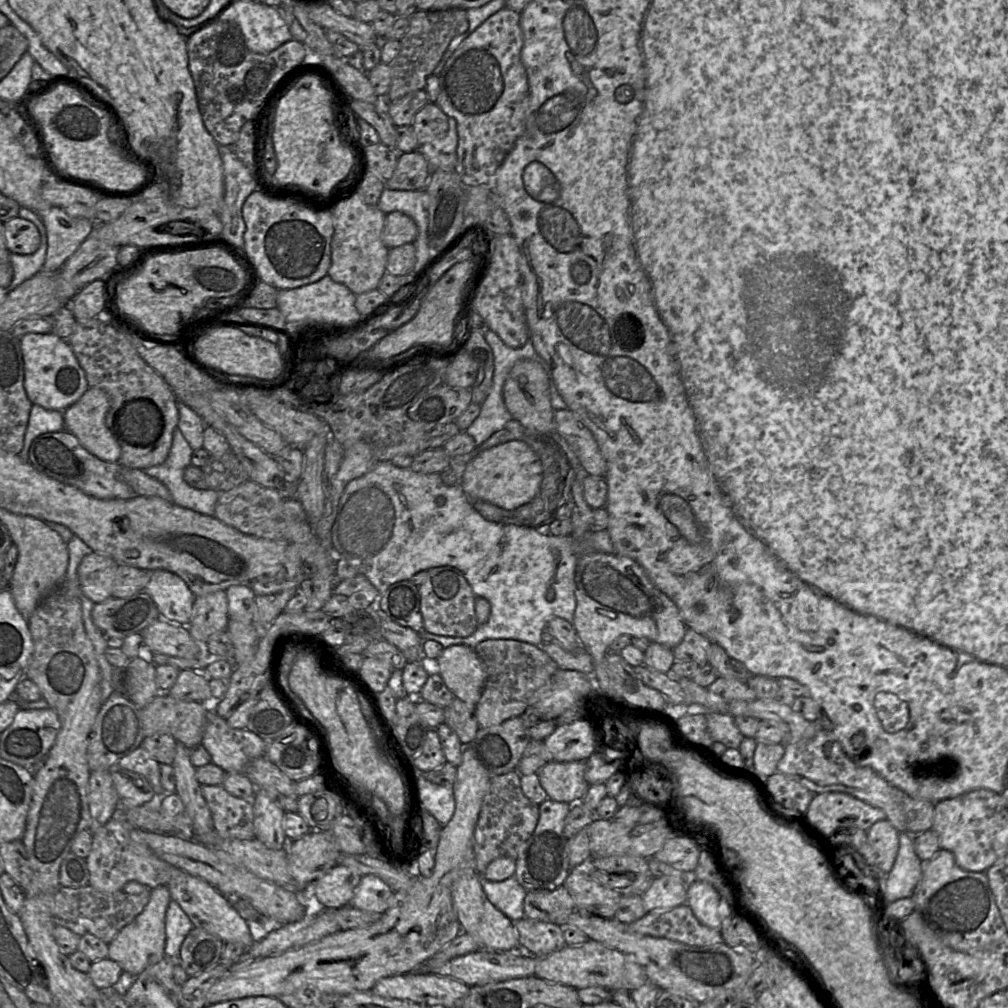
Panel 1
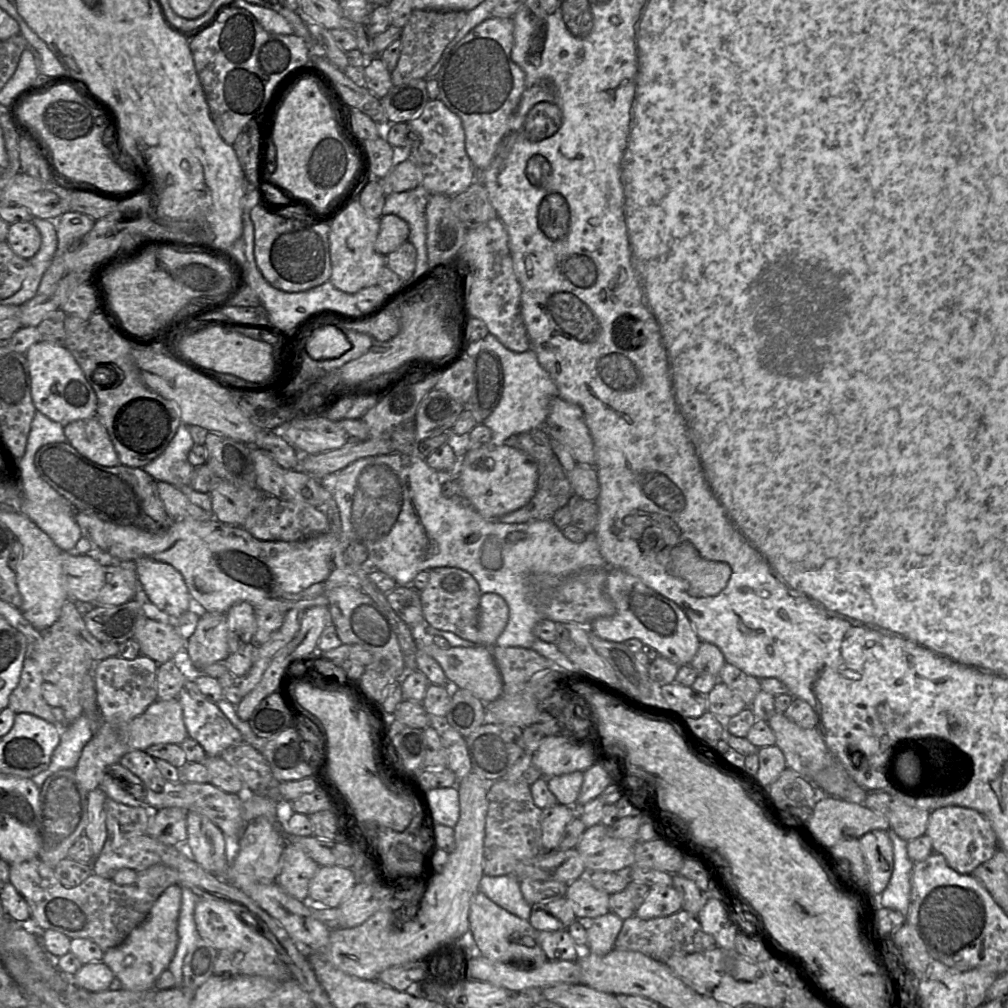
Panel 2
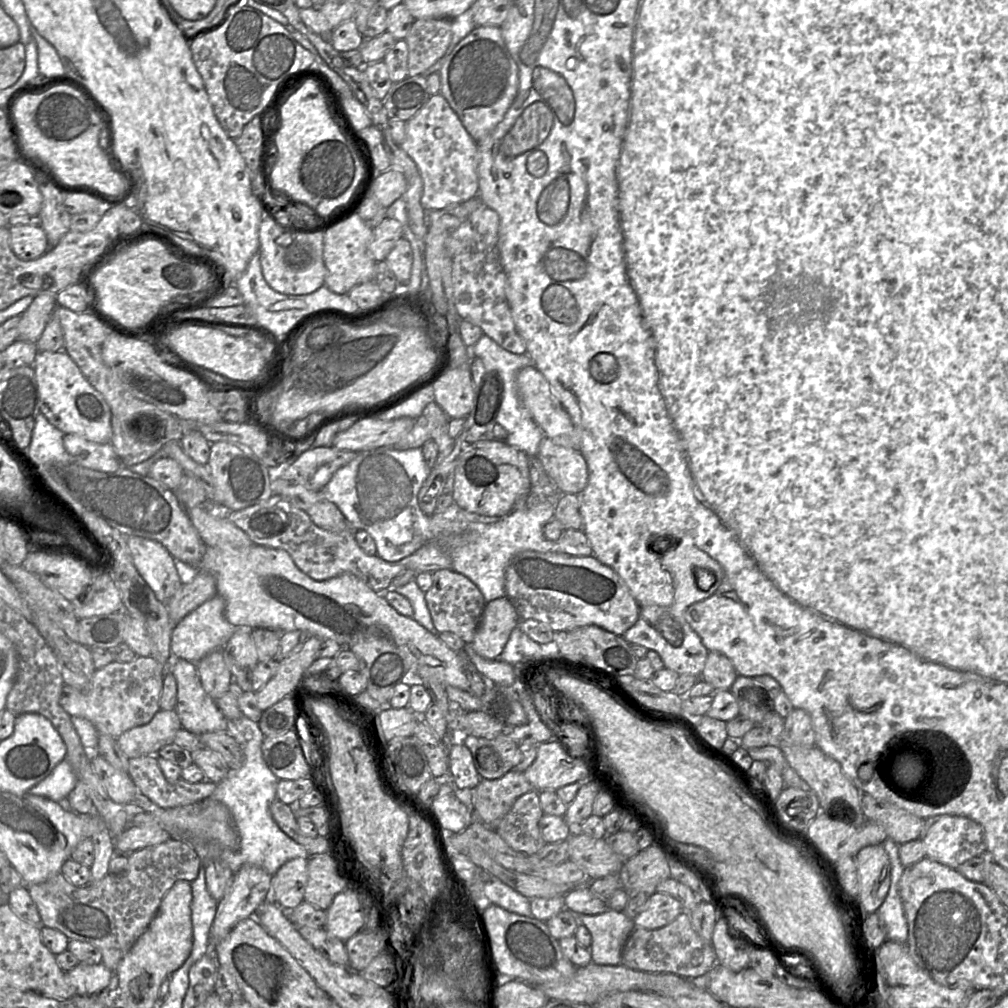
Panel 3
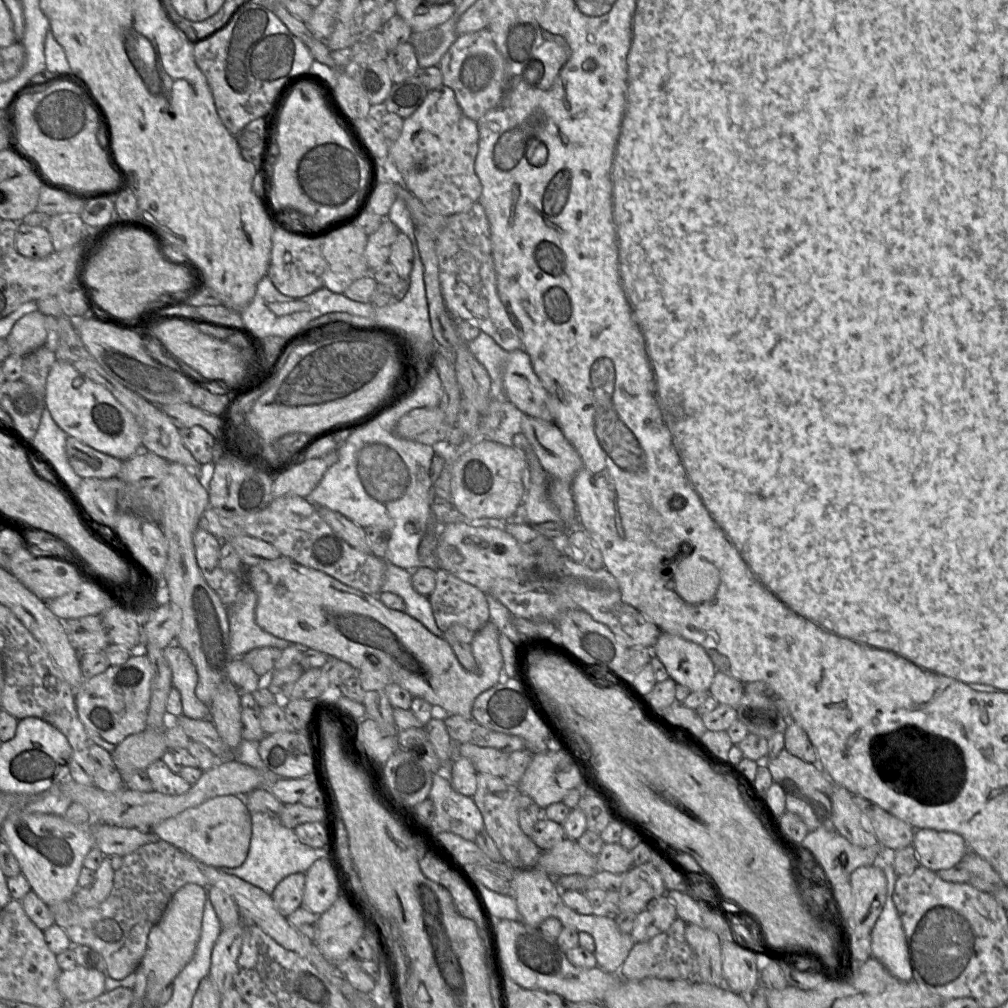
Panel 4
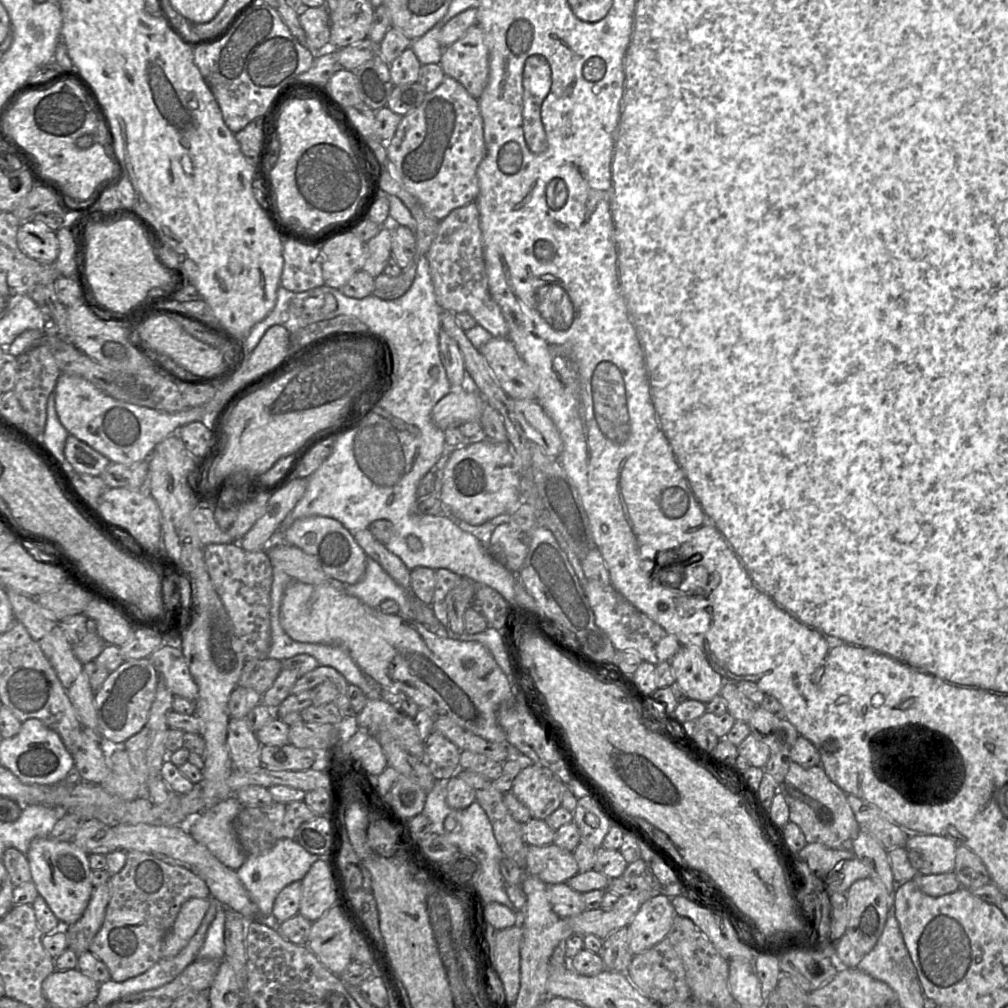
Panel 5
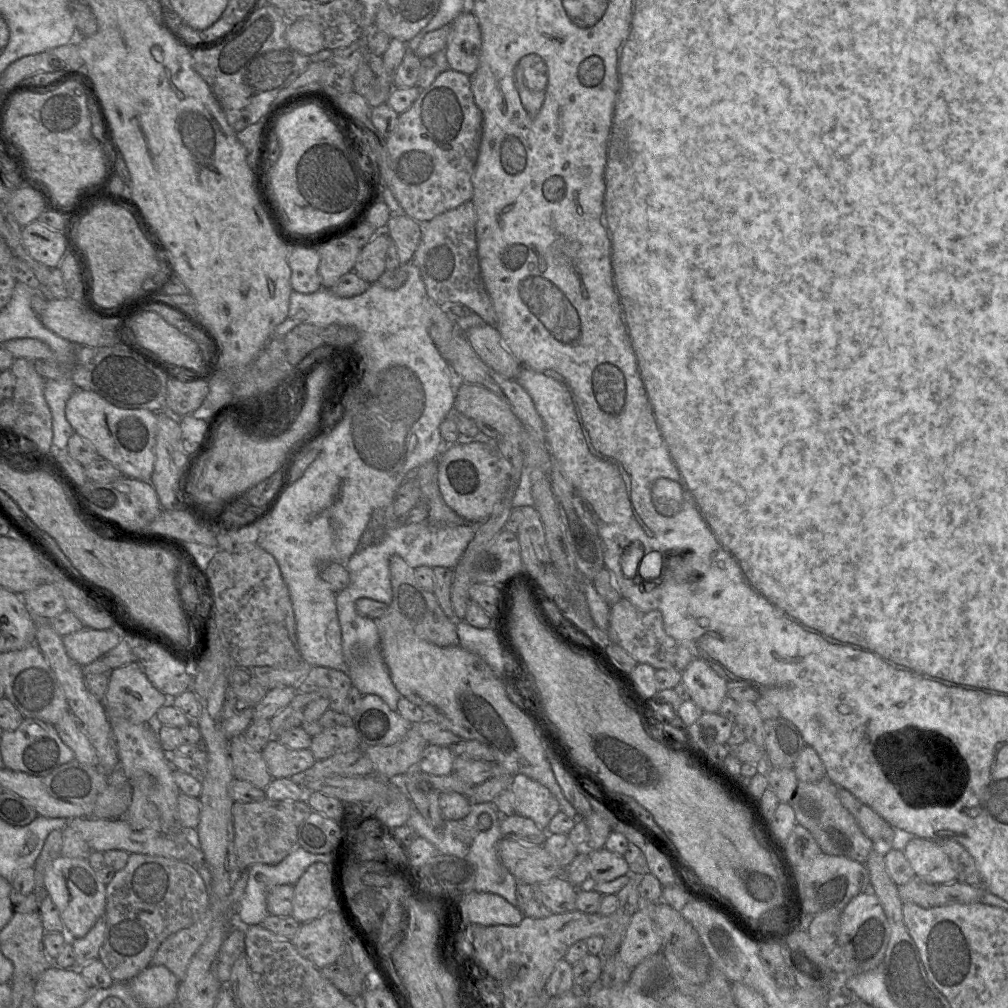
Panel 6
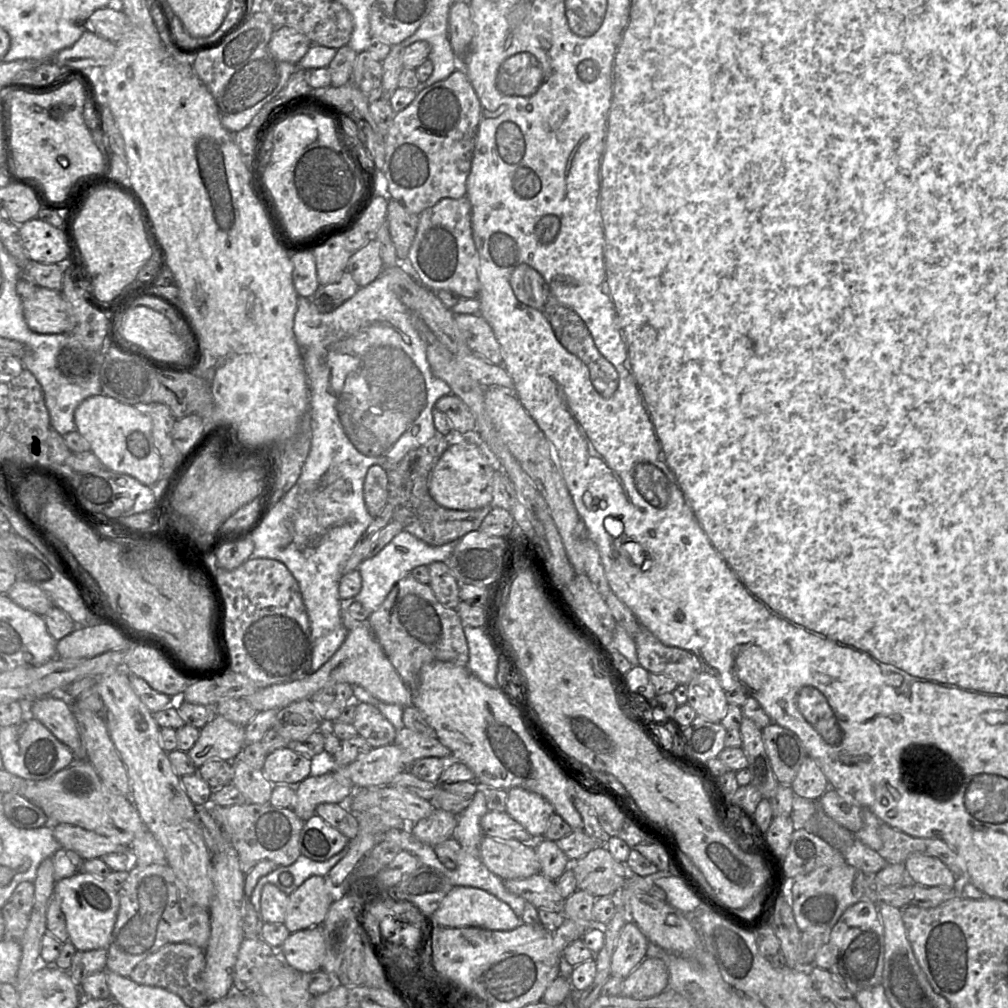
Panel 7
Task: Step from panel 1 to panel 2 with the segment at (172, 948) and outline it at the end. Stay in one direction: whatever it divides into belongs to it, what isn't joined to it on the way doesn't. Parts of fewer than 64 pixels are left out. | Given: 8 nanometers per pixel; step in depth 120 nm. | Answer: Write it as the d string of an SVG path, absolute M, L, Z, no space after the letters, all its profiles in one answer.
M182 888L182 903L178 918L178 943L168 969L173 974L176 987L183 987L182 966L188 951L198 940L199 934L194 920L194 910L200 898L189 888Z

